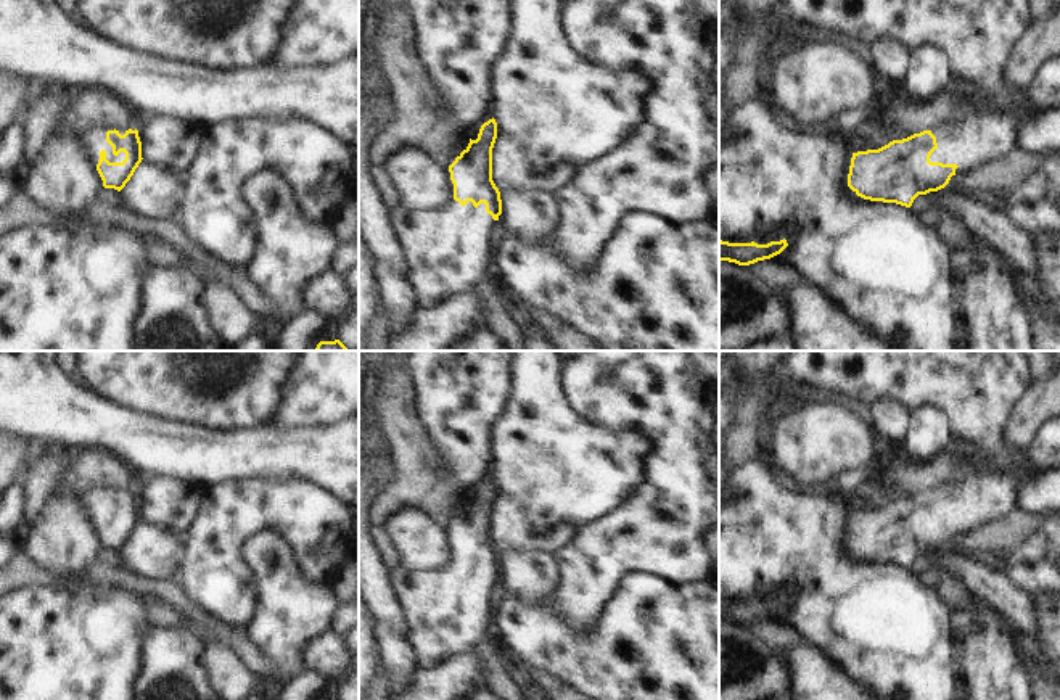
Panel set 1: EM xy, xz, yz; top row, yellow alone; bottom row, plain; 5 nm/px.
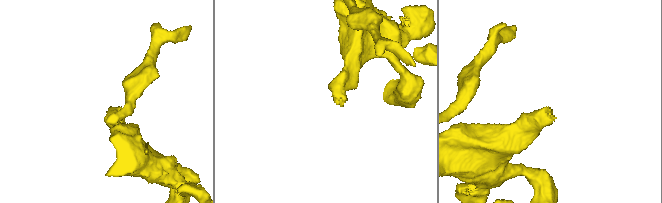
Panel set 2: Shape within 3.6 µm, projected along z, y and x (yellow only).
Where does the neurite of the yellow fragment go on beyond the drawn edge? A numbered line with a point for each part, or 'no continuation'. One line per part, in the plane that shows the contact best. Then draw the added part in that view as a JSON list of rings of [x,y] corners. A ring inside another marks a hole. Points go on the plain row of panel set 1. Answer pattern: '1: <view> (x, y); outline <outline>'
1: xy (95, 498); outline [[[85,488],[82,496],[87,512],[90,513],[93,525],[97,526],[100,521],[100,512],[106,512],[106,520],[109,523],[122,523],[125,520],[125,513],[121,512],[117,517],[113,515],[113,507],[106,502],[106,492],[114,491],[109,488]]]

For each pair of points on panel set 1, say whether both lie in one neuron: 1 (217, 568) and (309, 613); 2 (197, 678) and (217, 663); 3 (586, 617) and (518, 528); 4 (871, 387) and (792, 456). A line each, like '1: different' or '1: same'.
1: different
2: different
3: different
4: different

